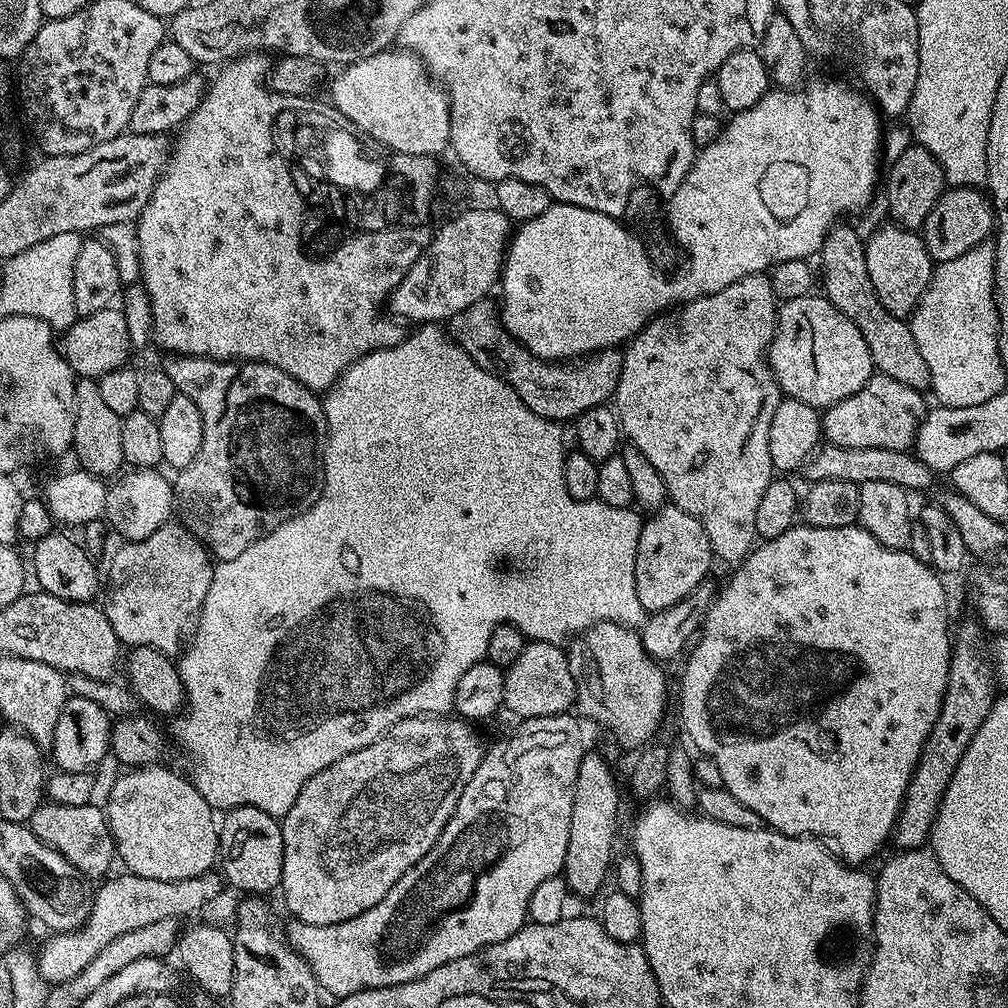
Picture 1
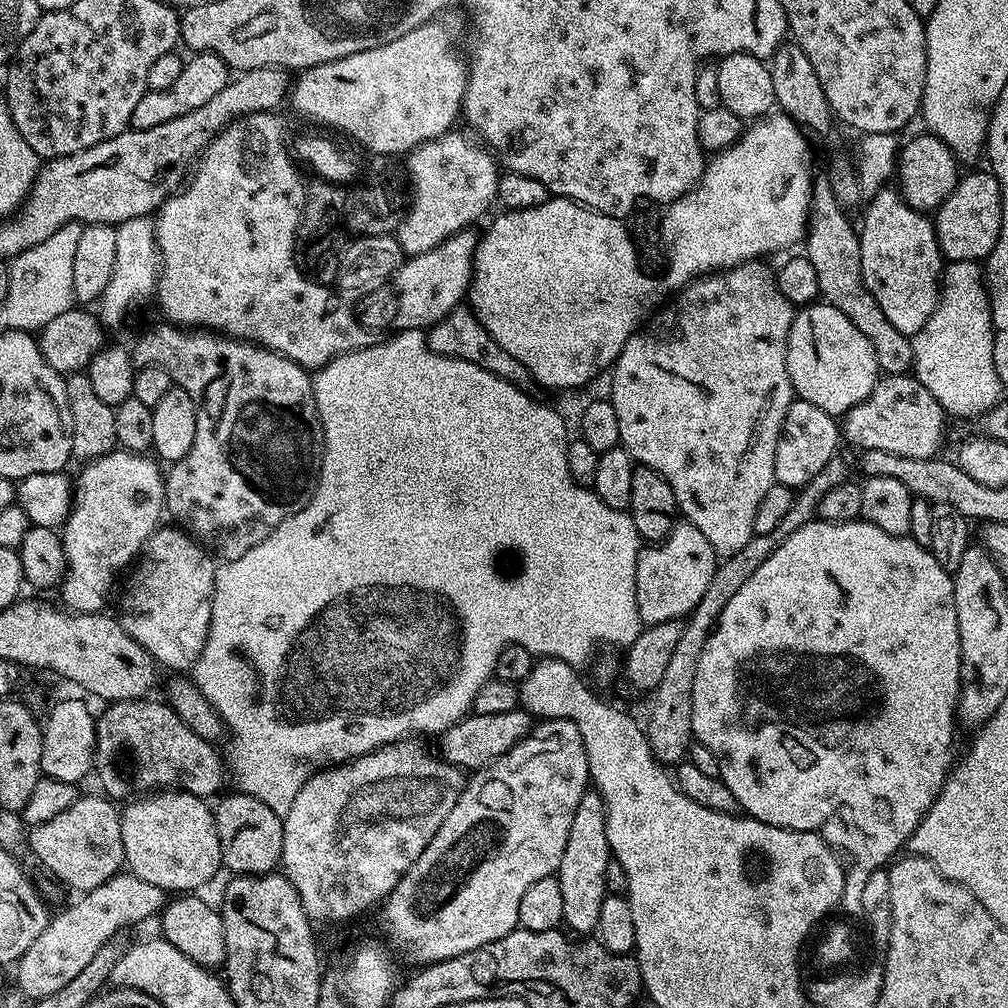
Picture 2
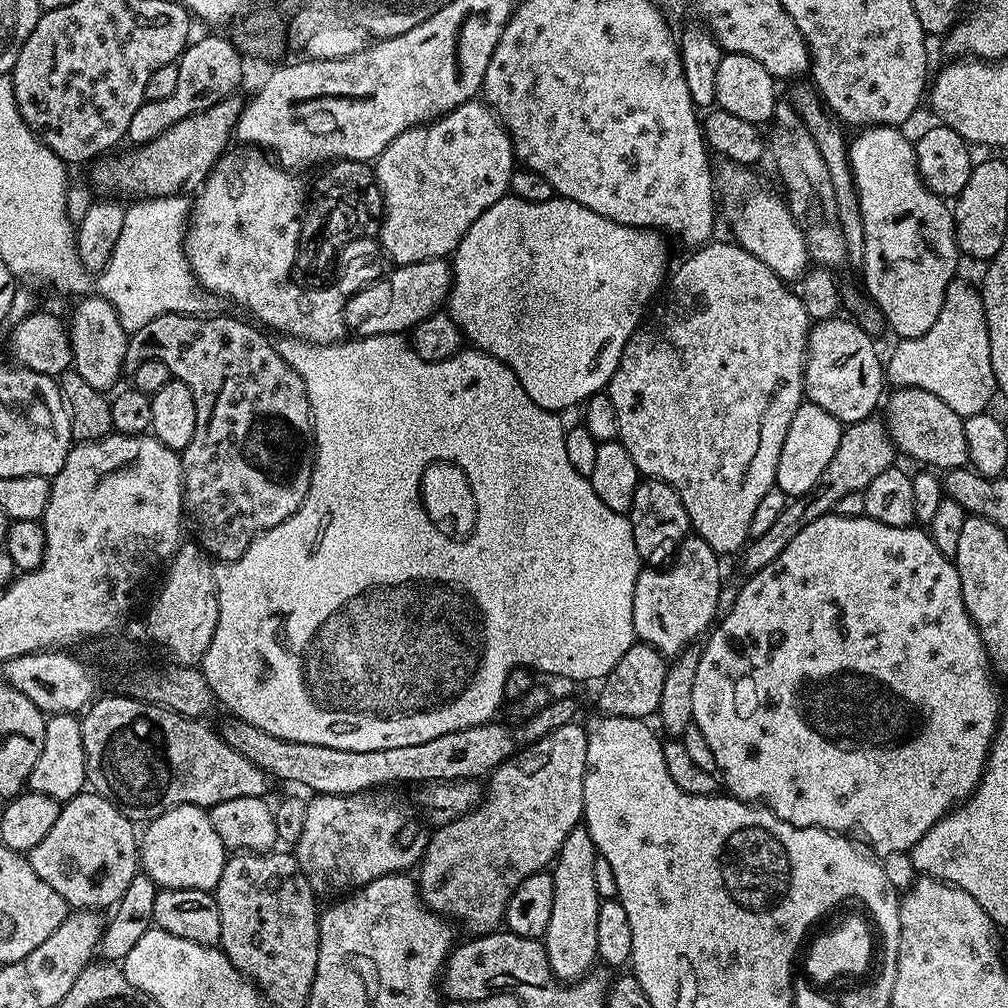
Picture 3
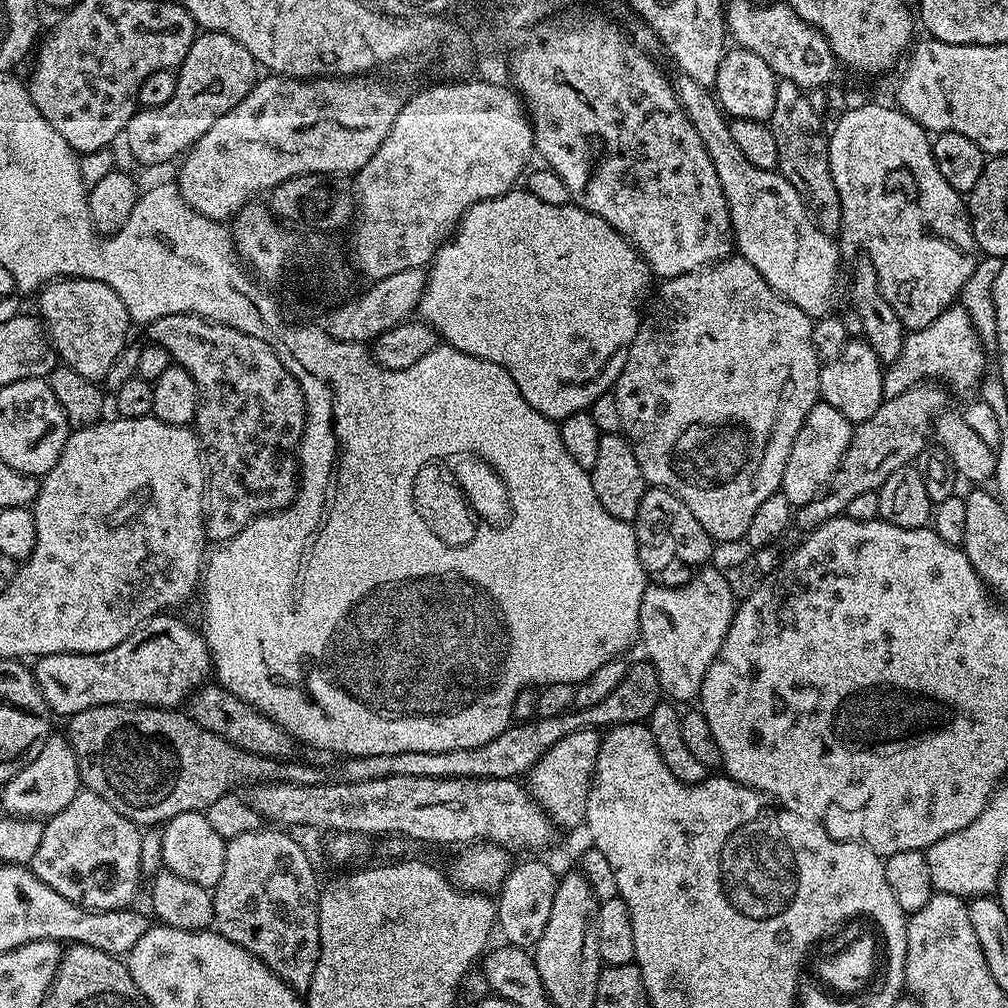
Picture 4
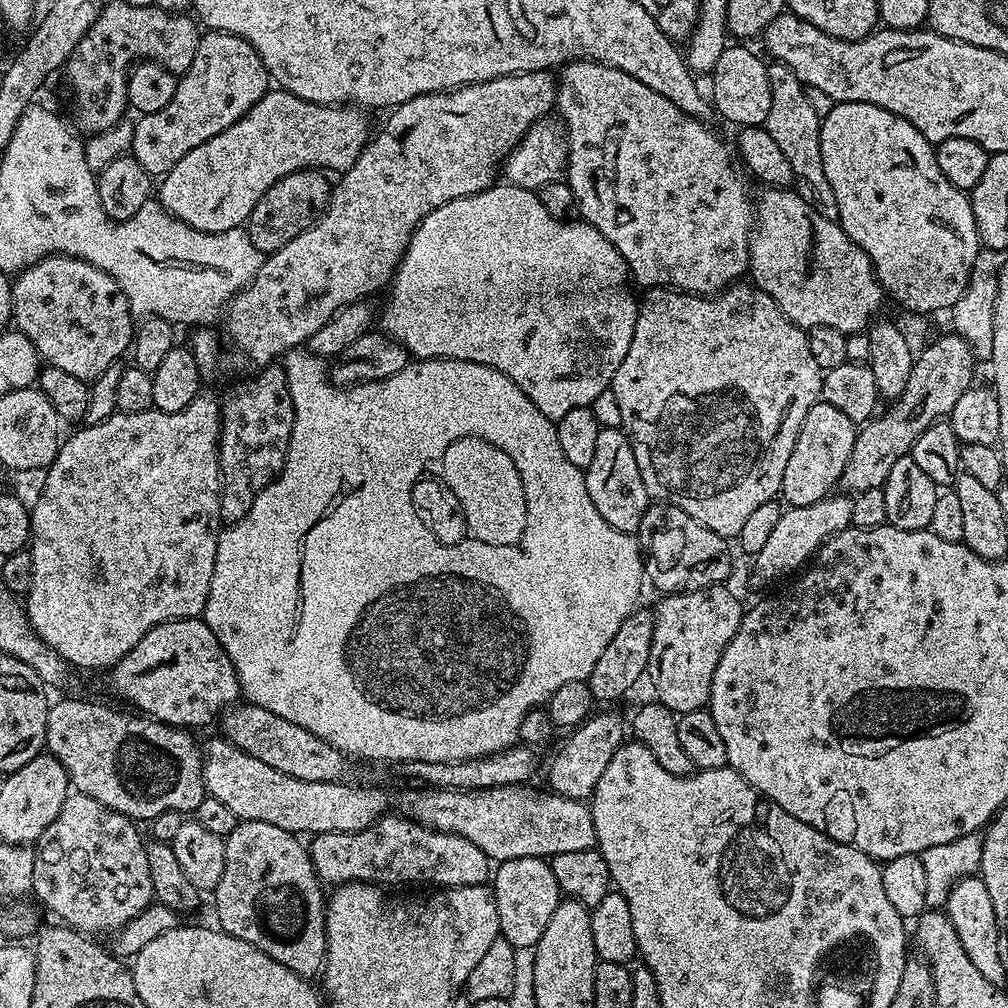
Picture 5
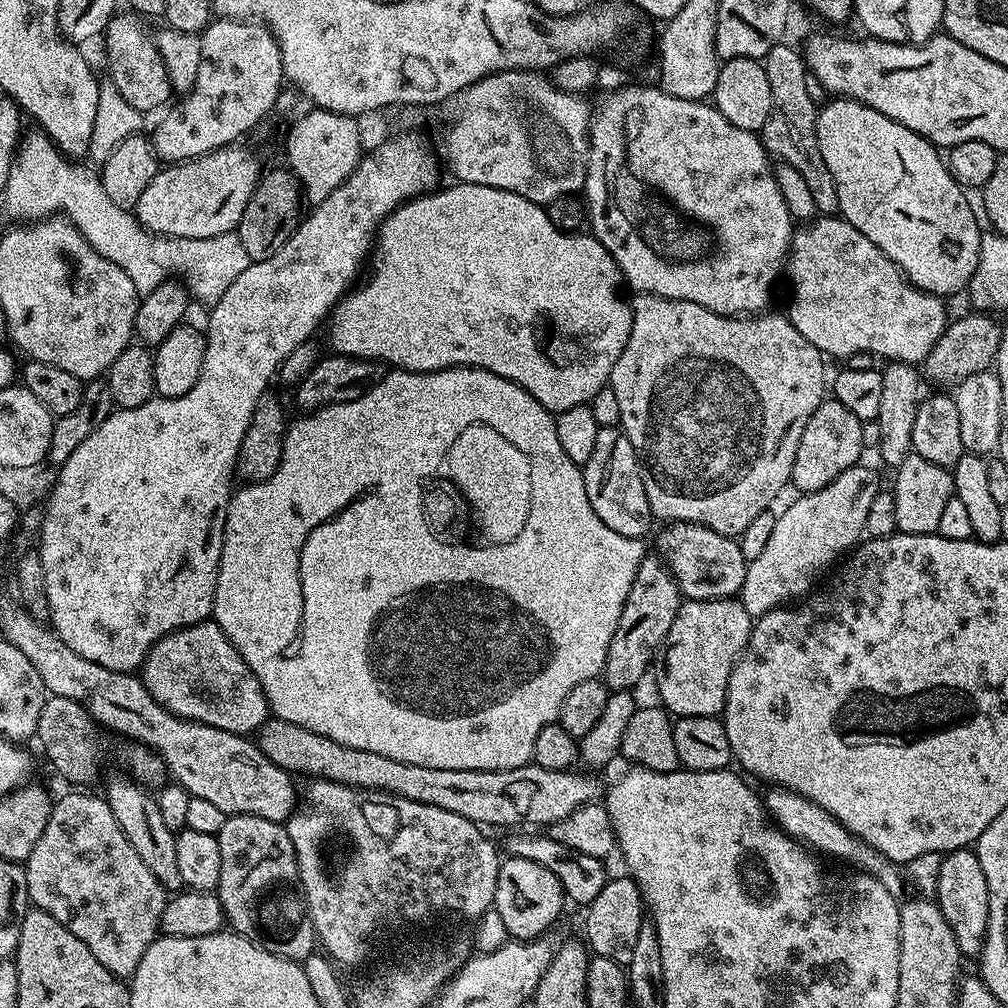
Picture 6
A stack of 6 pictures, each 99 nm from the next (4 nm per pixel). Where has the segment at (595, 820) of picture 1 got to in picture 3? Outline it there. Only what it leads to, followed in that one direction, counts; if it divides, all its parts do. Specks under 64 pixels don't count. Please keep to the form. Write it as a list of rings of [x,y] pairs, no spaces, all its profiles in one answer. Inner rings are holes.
[[[578,826],[570,830],[566,842],[562,842],[560,847],[560,855],[550,868],[554,882],[554,907],[550,913],[550,926],[546,926],[542,943],[548,955],[550,970],[565,982],[581,980],[593,971],[598,960],[598,906],[601,898],[594,882],[594,862],[597,855],[587,828]]]

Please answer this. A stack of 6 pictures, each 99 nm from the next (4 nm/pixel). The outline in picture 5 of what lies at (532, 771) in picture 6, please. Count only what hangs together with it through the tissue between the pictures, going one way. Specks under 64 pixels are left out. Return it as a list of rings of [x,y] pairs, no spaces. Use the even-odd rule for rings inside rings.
[[[237,702],[219,717],[218,725],[223,739],[238,746],[250,758],[258,758],[258,762],[266,762],[273,770],[282,774],[290,774],[290,778],[302,778],[302,782],[344,782],[352,772],[349,757],[339,752],[330,742],[322,742],[318,734],[310,734],[310,730],[302,730],[295,722],[286,722],[286,718],[278,718],[278,714],[270,714],[270,710],[262,710],[262,706],[247,702]]]

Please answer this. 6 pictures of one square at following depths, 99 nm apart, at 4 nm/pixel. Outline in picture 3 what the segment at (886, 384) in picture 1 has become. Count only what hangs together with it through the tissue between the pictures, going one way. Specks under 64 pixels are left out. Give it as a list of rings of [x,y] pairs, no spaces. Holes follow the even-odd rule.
[[[898,388],[887,397],[888,435],[896,445],[897,453],[909,456],[912,460],[921,460],[921,465],[932,470],[963,468],[968,464],[968,447],[966,446],[966,430],[964,417],[954,414],[942,398],[934,398],[921,388]]]

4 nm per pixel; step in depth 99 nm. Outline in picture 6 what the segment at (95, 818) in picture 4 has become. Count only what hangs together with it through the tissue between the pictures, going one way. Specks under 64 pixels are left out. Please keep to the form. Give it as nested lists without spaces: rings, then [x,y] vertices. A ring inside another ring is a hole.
[[[88,790],[68,791],[72,792],[53,803],[46,830],[42,830],[42,838],[38,838],[24,864],[28,899],[35,907],[58,918],[74,938],[82,938],[82,942],[90,946],[90,954],[94,954],[110,974],[131,978],[134,970],[138,970],[138,962],[142,962],[142,954],[156,941],[169,893],[164,891],[158,878],[150,874],[142,858],[138,858],[126,834],[122,834],[122,826],[118,826],[118,818],[114,818],[107,799],[103,795],[91,796]]]

